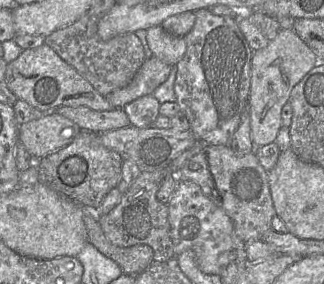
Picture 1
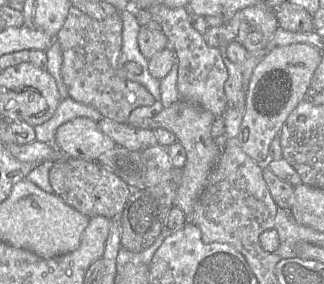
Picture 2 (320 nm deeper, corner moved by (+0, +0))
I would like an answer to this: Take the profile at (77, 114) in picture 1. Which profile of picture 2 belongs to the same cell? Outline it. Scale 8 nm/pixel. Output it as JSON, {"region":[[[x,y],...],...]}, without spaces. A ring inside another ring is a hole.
{"region":[[[103,117],[98,122],[101,131],[117,145],[128,150],[143,151],[158,145],[157,136],[152,129],[136,128],[127,123],[119,123]]]}

